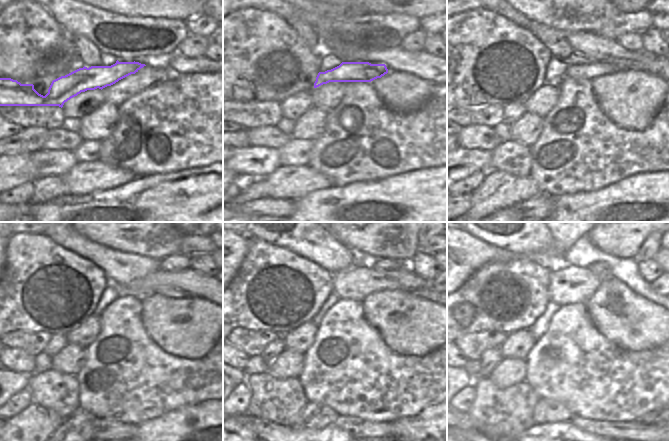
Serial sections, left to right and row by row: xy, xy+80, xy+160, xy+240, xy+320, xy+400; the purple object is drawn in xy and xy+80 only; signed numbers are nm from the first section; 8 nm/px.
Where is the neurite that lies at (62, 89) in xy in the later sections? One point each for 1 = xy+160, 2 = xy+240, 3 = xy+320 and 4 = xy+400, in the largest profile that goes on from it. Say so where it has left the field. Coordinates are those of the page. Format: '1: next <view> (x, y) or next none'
1: next xy+160 (582, 71)
2: next xy+240 (167, 291)
3: next xy+320 (425, 294)
4: next none

